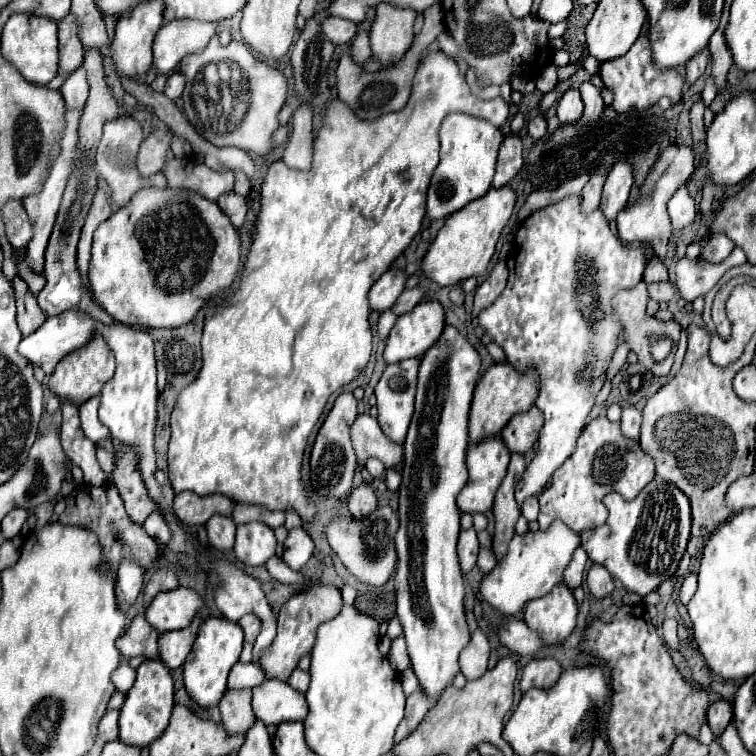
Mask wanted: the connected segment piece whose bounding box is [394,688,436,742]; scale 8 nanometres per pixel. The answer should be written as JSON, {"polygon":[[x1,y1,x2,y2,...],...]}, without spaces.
{"polygon":[[420,688,408,696,406,700,406,714,402,718,402,722,396,728,396,736,394,742,404,740,406,736,410,736,410,732,414,732,414,728,422,722,422,718,426,716,426,712,436,704,434,698,428,698]]}

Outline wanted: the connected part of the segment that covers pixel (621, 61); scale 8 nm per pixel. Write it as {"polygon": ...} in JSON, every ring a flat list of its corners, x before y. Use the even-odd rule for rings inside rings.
{"polygon":[[642,34,624,56,602,62,600,68,598,68,598,74,604,80,606,88,614,92,612,108,618,114,632,112,632,110,648,110,662,96,668,96,672,100,672,104,676,104,676,102,680,102,682,90,684,90,684,78,676,70,660,72,654,66,652,56,650,56,650,44,648,44,648,36,646,34]]}

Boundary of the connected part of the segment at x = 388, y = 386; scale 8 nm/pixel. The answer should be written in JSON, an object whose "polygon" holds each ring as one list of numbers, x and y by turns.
{"polygon":[[420,358,402,360,396,364,388,364,378,386,376,386,376,400,378,400,378,422,382,432,398,444,404,444,410,418,414,414,414,394,416,394,416,378,418,378]]}

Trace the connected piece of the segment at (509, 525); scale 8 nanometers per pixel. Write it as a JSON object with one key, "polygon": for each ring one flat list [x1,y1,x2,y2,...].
{"polygon":[[512,454,510,466,508,466,508,474,502,480,498,492,496,492,496,500,492,506,492,514,494,514,494,522,496,522,496,530,494,530,494,554,498,560,502,560,502,556,506,556,506,548,508,542,514,536,514,526,516,520,520,518,520,508,514,500,514,488,518,484,518,480,524,474,524,456,522,454]]}

